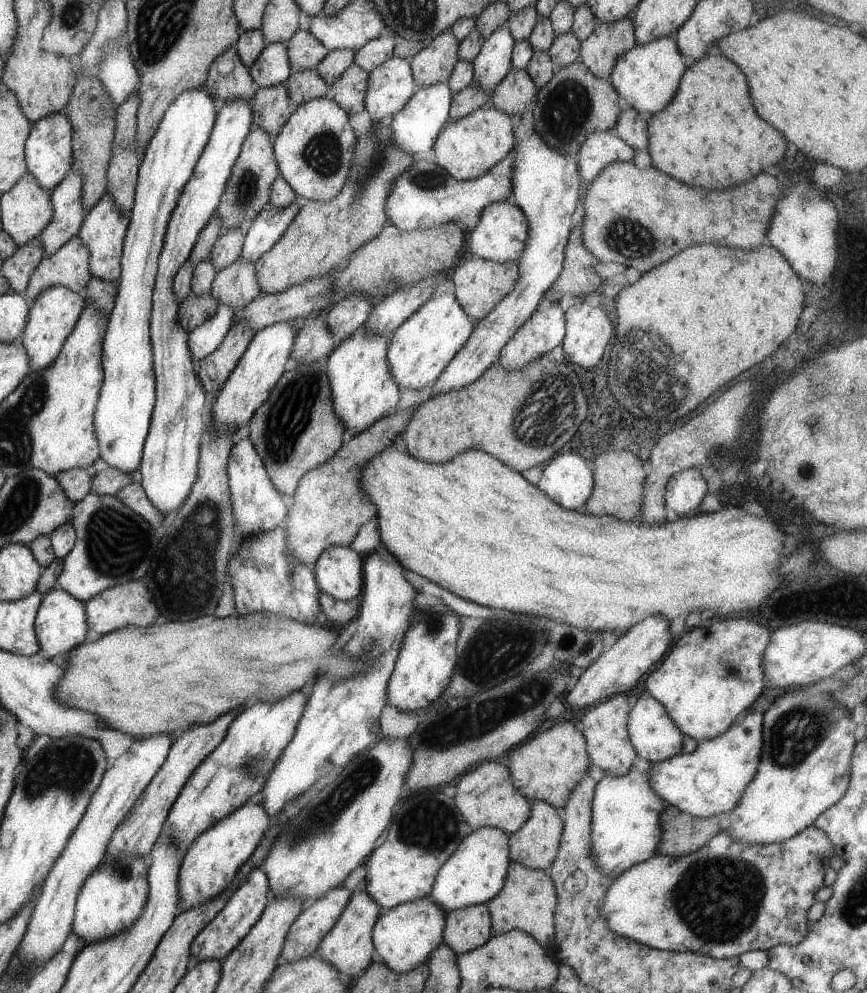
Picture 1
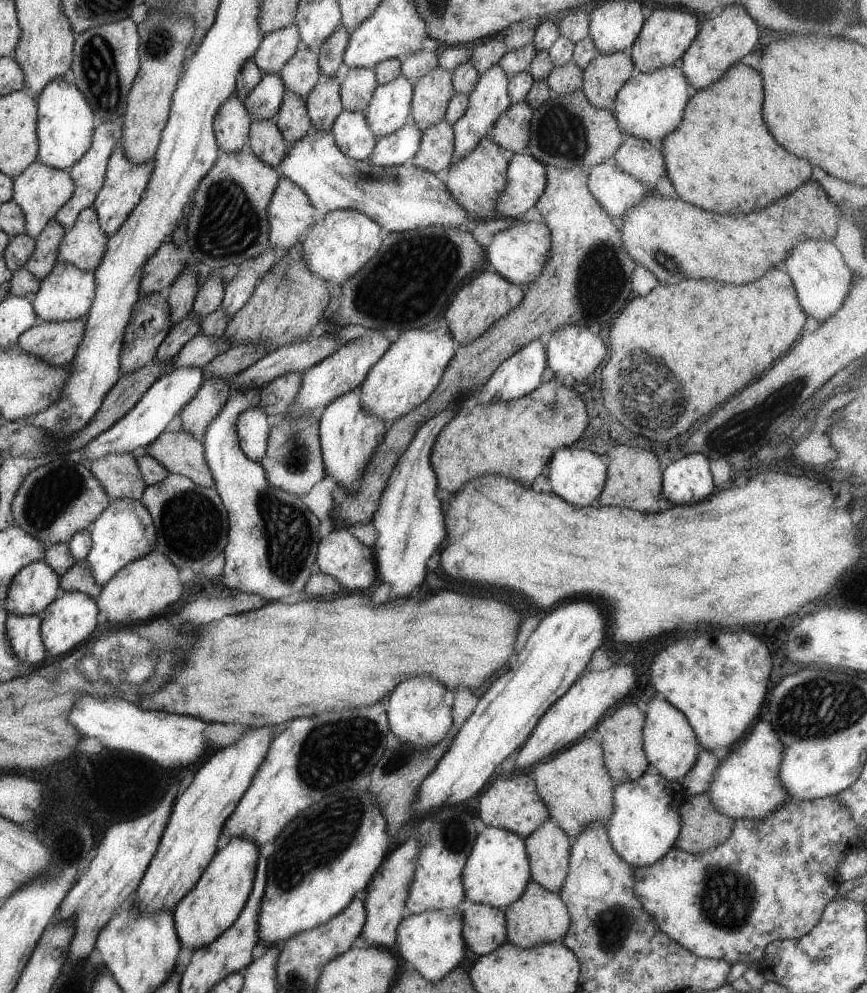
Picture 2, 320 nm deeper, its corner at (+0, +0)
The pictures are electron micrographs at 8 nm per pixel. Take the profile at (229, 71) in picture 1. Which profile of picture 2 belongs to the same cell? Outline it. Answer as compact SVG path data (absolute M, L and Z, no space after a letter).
M235 94L224 100L215 117L214 130L220 150L241 152L250 143L251 112L246 102Z

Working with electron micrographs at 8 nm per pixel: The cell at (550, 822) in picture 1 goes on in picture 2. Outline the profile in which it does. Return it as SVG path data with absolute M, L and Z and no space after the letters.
M548 819L524 842L531 866L531 880L558 893L568 876L571 838Z

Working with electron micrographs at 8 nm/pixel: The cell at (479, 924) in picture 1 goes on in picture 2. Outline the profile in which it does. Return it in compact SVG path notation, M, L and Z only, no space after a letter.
M473 903L463 912L462 934L474 954L487 955L507 942L505 911L484 903Z

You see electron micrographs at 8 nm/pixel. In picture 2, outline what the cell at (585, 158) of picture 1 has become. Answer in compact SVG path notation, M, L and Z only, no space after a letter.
M609 158L595 167L587 168L588 188L600 206L620 222L628 209L639 205L642 196L648 193L643 182L625 173Z

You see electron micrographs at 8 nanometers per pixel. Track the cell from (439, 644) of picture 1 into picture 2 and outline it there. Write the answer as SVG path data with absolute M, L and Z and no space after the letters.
M414 676L410 680L404 680L390 696L388 696L388 710L386 710L387 721L391 736L396 737L396 741L414 746L418 751L425 751L432 745L438 744L448 736L450 729L453 727L452 707L454 694L444 688L440 682L424 676Z

